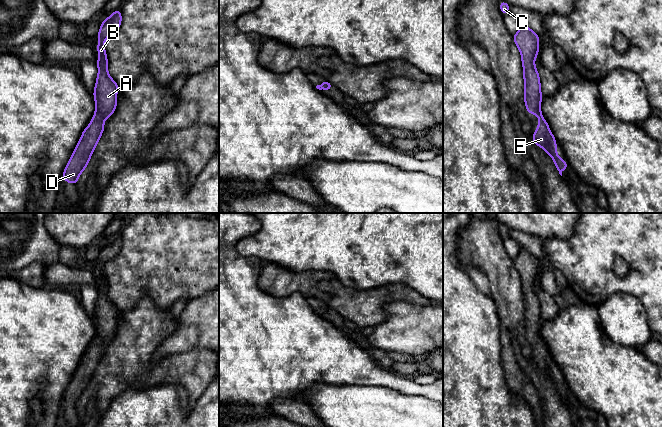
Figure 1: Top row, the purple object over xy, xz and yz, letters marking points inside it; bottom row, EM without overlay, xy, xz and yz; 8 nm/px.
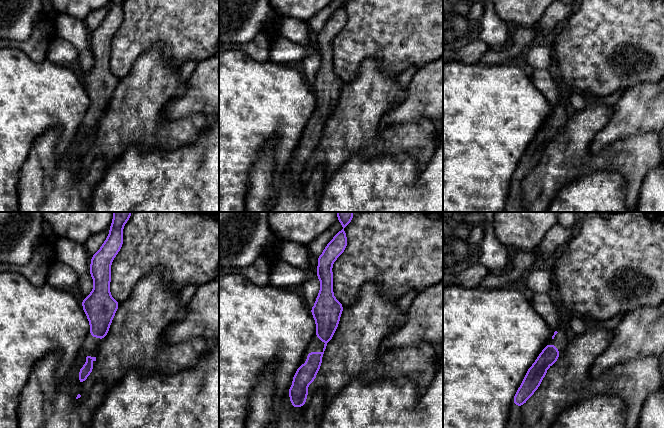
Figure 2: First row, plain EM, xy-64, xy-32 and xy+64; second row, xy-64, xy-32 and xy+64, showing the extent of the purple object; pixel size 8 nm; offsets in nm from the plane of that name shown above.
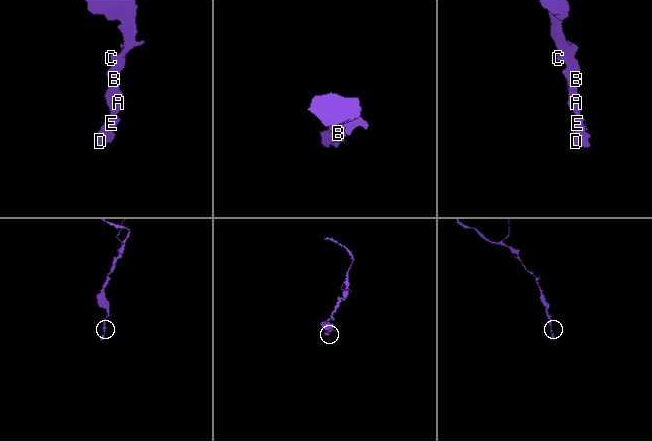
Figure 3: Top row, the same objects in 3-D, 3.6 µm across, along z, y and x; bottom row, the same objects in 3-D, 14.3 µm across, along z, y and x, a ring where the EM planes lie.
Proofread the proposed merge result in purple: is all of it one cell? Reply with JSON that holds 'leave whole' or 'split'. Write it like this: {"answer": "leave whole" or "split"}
{"answer": "leave whole"}

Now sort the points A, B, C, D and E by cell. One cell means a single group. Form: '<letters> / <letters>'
A B C D E

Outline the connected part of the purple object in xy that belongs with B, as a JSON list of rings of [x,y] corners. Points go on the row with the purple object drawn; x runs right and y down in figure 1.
[[[119,9],[103,20],[97,35],[98,75],[93,93],[95,113],[90,125],[86,126],[82,132],[80,140],[63,171],[64,181],[71,184],[77,184],[79,176],[87,167],[104,131],[105,124],[103,121],[115,112],[117,106],[117,92],[120,88],[108,73],[108,60],[104,43],[110,35],[118,30],[121,22],[122,16]]]

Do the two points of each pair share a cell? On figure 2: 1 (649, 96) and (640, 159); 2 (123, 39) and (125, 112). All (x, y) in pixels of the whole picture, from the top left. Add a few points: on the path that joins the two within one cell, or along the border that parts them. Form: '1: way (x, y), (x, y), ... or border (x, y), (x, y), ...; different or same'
1: border (653, 131), (621, 138); different
2: border (138, 57), (130, 71), (119, 79); different

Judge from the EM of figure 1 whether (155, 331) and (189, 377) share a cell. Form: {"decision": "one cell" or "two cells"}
{"decision": "one cell"}

